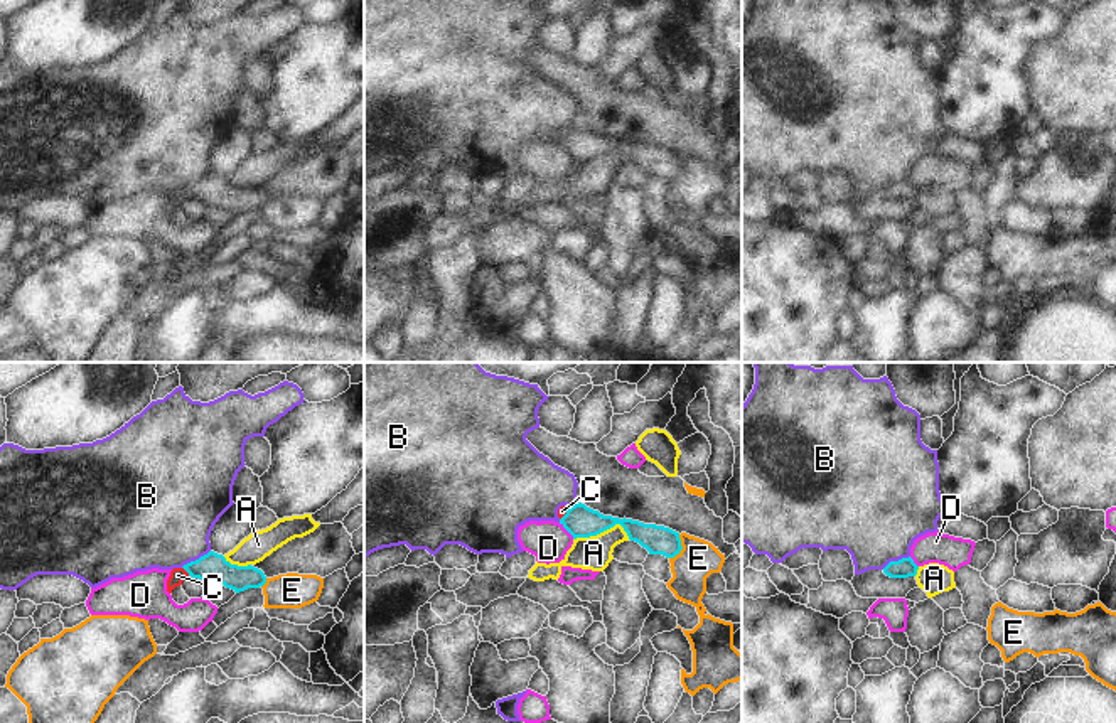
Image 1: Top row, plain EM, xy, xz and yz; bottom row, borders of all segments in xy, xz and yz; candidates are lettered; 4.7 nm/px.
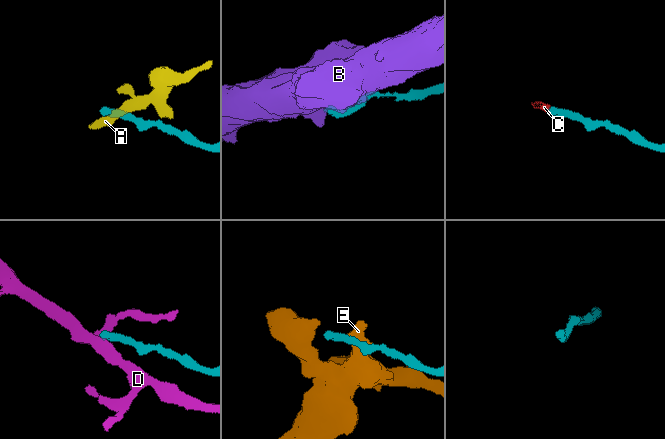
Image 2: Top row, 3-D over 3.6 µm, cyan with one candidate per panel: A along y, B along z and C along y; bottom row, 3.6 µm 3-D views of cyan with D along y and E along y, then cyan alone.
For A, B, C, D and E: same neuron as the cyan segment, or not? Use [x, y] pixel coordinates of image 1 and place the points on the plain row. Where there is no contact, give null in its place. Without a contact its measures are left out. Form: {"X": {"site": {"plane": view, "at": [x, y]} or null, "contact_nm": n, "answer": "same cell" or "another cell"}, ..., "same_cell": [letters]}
{"A": {"site": {"plane": "xz", "at": [602, 154]}, "contact_nm": 280, "answer": "another cell"}, "B": {"site": {"plane": "xy", "at": [196, 182]}, "contact_nm": 170, "answer": "another cell"}, "C": {"site": {"plane": "xy", "at": [186, 192]}, "contact_nm": 60, "answer": "same cell"}, "D": {"site": {"plane": "xz", "at": [567, 152]}, "contact_nm": 110, "answer": "another cell"}, "E": {"site": {"plane": "xz", "at": [681, 171]}, "contact_nm": 130, "answer": "another cell"}, "same_cell": ["C"]}

